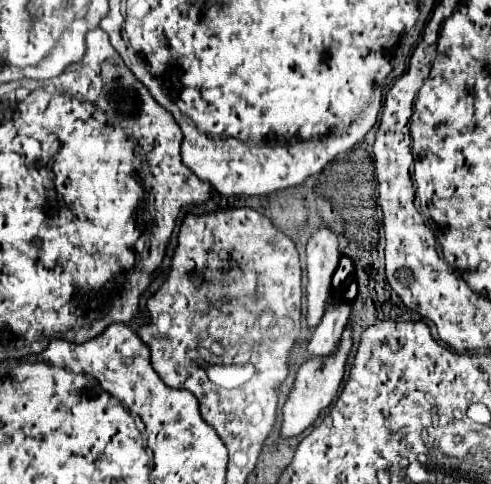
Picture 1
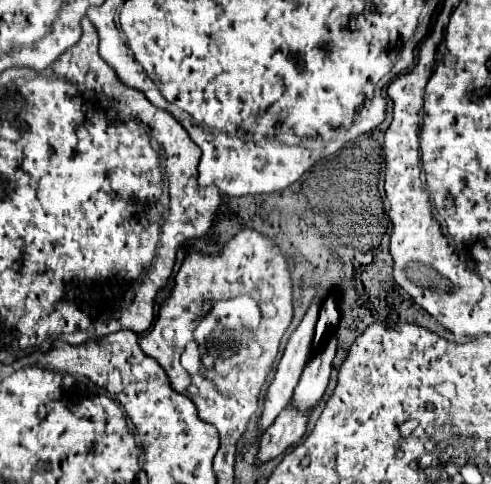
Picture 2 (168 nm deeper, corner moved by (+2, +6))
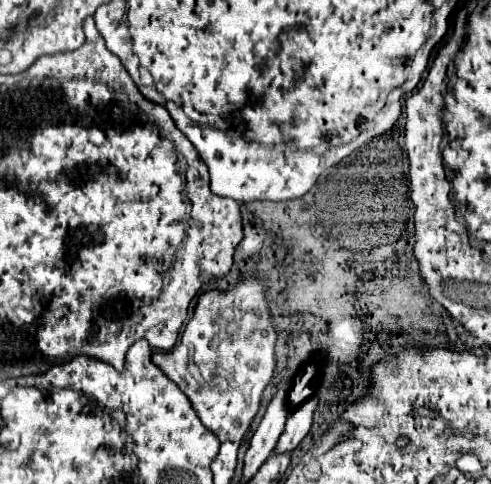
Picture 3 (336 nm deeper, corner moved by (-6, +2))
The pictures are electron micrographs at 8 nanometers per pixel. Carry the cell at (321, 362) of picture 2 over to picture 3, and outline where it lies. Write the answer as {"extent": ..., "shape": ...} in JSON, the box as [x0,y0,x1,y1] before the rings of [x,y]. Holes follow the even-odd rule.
{"extent":[274,398,316,454],"shape":[[[310,398],[308,402],[300,404],[286,420],[286,428],[274,448],[274,454],[284,454],[284,452],[292,452],[302,438],[310,432],[310,424],[312,424],[312,414],[316,410],[316,398]]]}

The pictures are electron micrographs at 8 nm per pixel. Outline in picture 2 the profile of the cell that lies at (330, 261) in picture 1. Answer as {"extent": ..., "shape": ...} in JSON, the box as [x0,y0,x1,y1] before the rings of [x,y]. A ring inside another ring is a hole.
{"extent":[260,296,320,430],"shape":[[[316,296],[312,300],[306,316],[298,324],[298,328],[292,332],[292,336],[284,348],[274,382],[270,384],[266,400],[264,400],[264,412],[260,416],[262,430],[266,430],[274,422],[274,418],[280,414],[280,410],[292,400],[292,392],[294,392],[294,388],[300,380],[302,368],[308,360],[308,346],[312,346],[312,330],[316,326],[318,310],[320,310],[320,296]]]}

